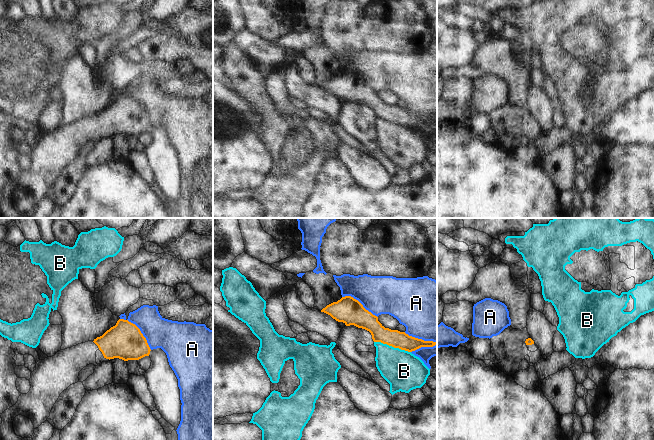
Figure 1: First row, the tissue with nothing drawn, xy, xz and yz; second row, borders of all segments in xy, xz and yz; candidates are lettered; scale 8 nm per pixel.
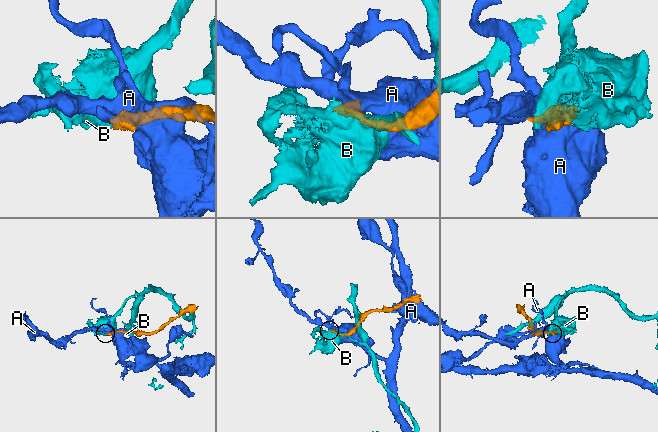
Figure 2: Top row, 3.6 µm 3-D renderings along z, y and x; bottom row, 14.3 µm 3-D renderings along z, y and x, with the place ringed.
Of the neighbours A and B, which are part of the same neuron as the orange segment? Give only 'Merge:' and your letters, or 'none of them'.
Merge: none of them

